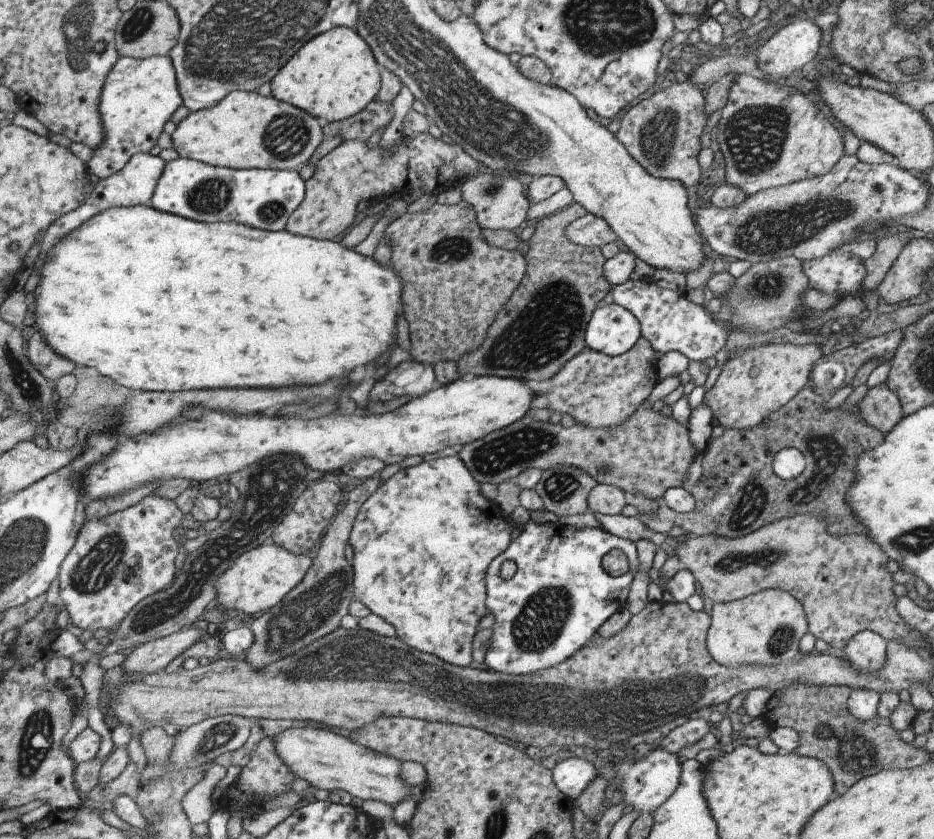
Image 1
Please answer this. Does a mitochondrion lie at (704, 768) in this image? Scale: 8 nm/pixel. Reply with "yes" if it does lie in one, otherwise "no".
no

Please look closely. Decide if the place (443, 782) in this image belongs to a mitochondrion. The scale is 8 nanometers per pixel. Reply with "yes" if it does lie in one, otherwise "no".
no

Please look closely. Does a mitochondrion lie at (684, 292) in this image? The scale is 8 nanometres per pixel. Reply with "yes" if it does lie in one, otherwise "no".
no

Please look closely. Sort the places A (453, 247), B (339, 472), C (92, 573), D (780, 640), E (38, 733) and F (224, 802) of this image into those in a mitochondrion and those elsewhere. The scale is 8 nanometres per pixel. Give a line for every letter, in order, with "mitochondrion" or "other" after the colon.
A: mitochondrion
B: other
C: mitochondrion
D: mitochondrion
E: mitochondrion
F: other

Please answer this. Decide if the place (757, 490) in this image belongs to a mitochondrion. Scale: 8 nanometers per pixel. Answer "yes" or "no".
yes

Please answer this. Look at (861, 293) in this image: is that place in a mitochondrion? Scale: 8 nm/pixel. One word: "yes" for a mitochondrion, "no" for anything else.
no

